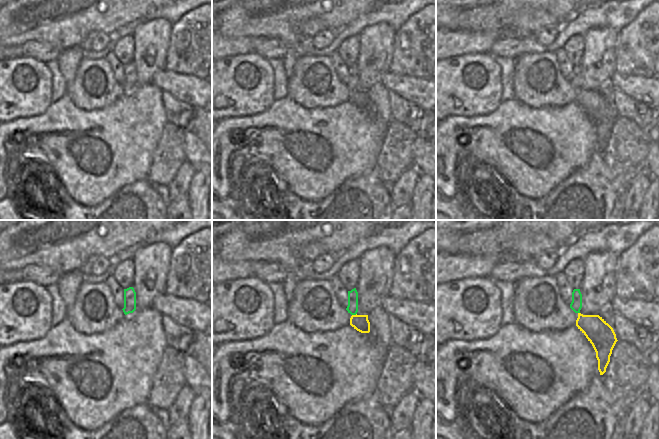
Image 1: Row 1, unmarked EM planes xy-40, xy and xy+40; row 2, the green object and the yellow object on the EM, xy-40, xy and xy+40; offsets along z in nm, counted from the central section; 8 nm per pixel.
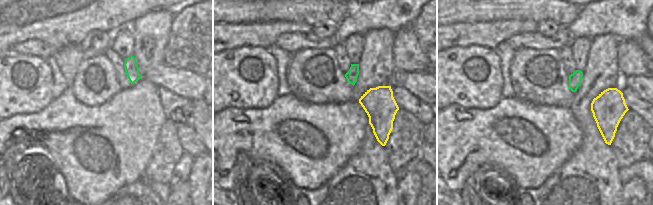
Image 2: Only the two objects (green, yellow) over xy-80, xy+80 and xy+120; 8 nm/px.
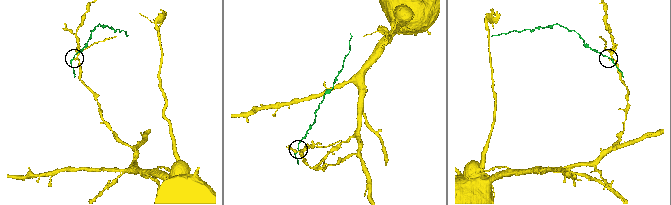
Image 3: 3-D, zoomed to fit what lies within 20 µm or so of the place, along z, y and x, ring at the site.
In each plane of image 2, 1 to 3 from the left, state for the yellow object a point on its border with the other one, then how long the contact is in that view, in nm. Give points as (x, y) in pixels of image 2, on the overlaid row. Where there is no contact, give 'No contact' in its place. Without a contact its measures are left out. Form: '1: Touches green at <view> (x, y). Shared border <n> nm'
1: No contact
2: No contact
3: No contact.

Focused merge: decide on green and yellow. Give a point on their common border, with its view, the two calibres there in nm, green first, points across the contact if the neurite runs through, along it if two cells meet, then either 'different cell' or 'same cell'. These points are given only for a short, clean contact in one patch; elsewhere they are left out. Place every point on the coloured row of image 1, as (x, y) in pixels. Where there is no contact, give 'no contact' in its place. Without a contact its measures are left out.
meets green in xy at (354, 314); 90 nm thick on the green side, 130 nm on the other; border along xy (356, 313), (352, 315); different cell

